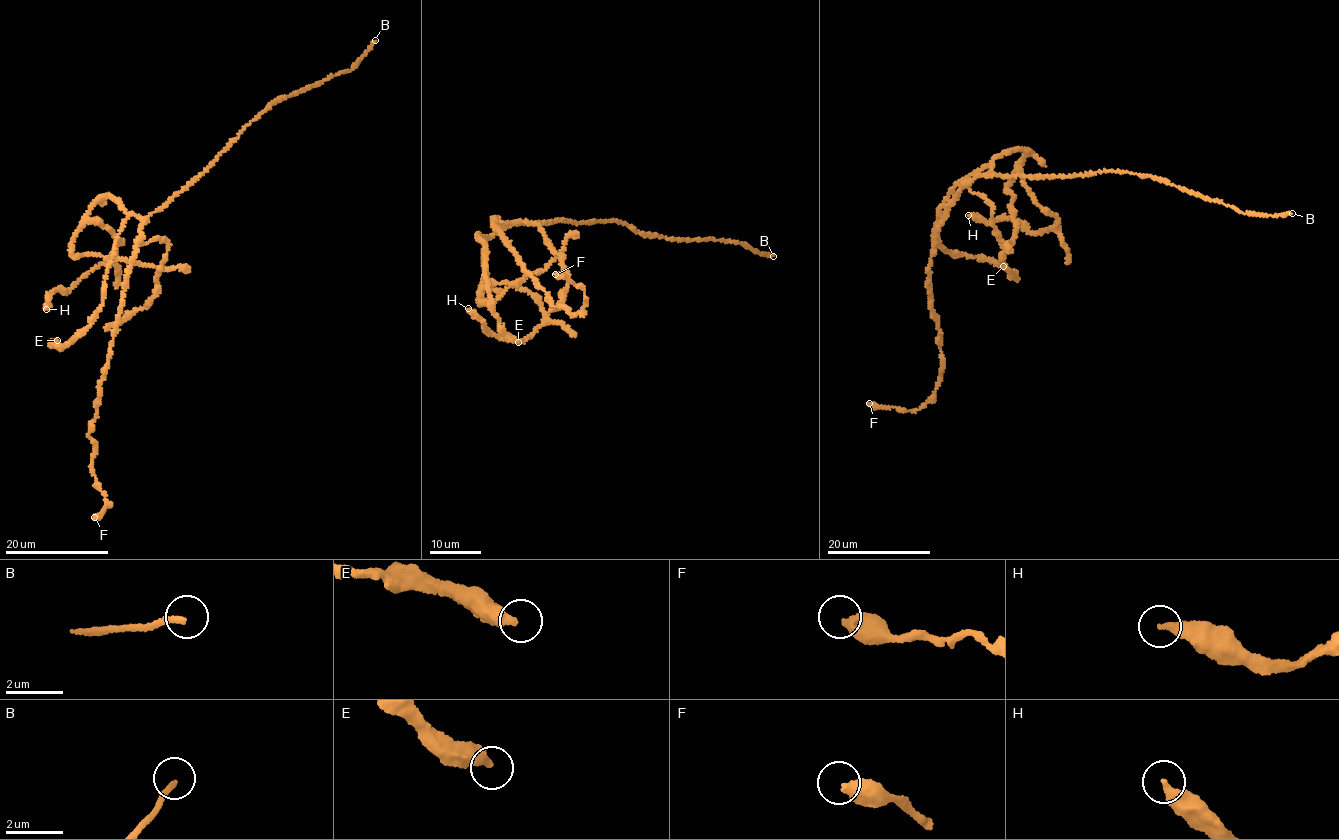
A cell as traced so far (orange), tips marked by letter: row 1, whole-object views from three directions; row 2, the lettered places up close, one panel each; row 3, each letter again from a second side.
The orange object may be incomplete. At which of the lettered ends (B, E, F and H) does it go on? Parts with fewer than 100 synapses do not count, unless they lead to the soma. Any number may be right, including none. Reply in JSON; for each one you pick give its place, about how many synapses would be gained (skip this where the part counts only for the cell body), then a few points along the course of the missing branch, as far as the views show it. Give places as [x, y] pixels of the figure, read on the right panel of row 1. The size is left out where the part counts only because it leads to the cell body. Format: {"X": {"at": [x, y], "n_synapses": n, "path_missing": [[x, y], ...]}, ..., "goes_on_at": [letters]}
{"B": {"at": [1292, 213], "n_synapses": 170}, "goes_on_at": ["B"]}

